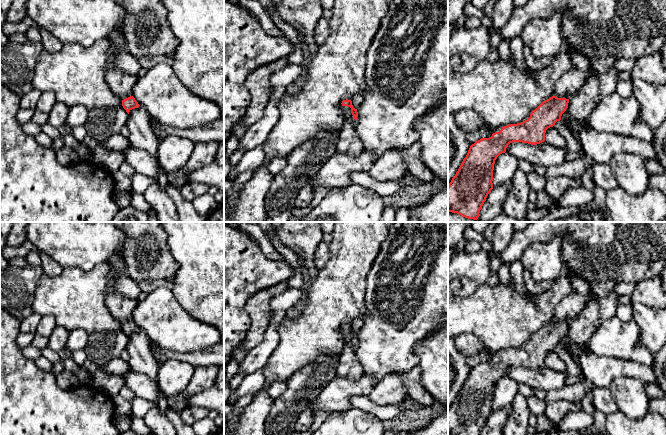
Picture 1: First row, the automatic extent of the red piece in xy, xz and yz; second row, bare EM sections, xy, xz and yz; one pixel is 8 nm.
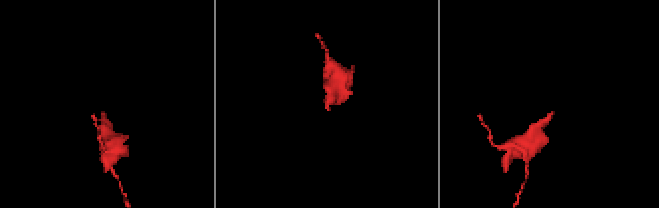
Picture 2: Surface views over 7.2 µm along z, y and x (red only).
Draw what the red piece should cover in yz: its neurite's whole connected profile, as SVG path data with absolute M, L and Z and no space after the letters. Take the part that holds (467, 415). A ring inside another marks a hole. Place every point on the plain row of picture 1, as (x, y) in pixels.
M578 275L568 278L573 291L567 295L556 307L554 319L543 325L530 338L530 341L517 348L510 348L495 356L489 362L482 362L472 368L458 395L448 408L448 435L480 435L488 418L493 413L493 394L497 381L506 376L510 367L522 366L540 368L545 365L546 354L561 344L562 338L568 332L569 323L576 319L583 311L590 292L590 285Z

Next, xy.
M115 255L107 264L113 269L110 274L110 278L113 280L113 286L106 294L105 303L114 318L122 323L122 330L129 338L132 333L140 330L132 320L132 312L138 302L137 300L128 299L117 292L117 278L120 274L126 272L123 258Z

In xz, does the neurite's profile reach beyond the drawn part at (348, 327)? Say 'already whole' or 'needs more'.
needs more

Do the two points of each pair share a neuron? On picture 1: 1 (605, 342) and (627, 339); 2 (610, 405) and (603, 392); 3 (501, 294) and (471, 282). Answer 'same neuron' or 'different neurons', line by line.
1: same neuron
2: same neuron
3: different neurons

